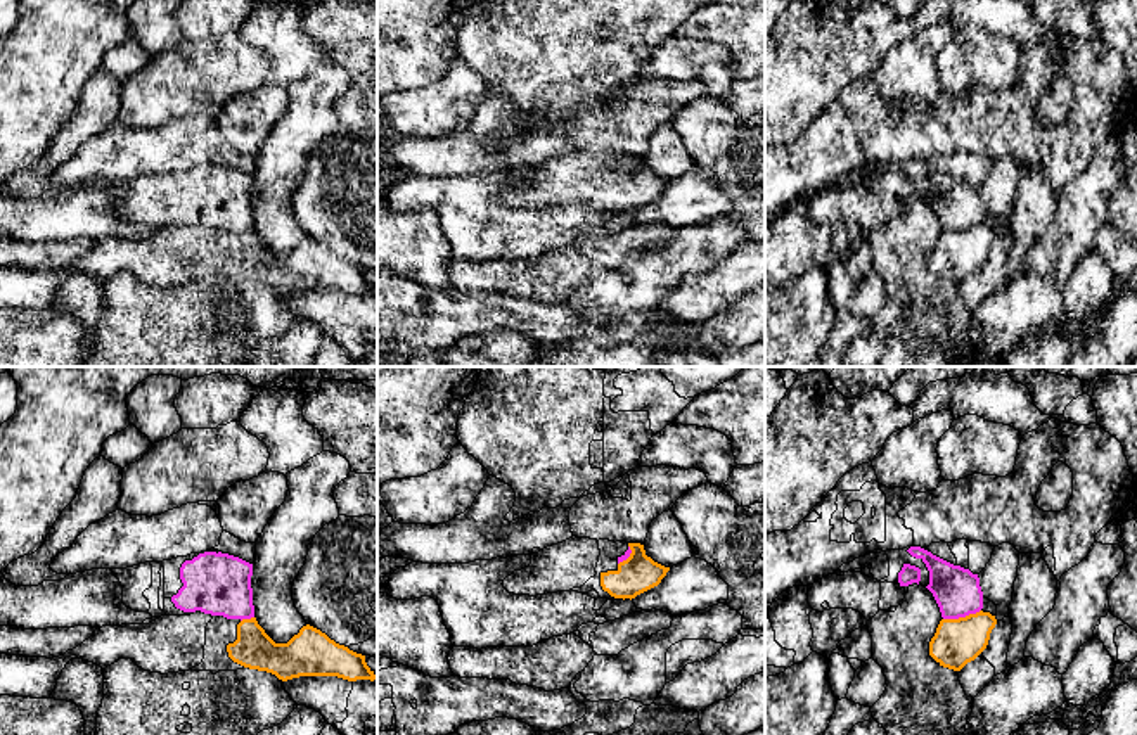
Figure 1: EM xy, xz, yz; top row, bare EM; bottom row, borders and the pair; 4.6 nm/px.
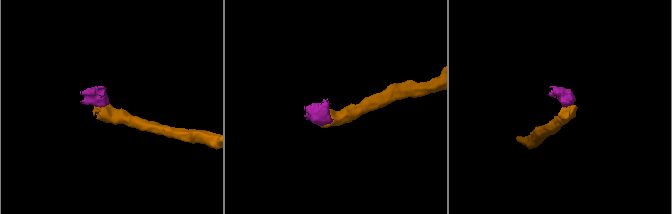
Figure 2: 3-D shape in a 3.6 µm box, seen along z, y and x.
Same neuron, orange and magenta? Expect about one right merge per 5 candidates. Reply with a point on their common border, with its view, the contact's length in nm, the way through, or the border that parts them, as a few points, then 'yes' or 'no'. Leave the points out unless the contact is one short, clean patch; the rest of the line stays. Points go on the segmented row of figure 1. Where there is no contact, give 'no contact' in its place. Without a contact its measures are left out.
yz (961, 618) | 180 nm | along yz (980, 609), (944, 619) | no

